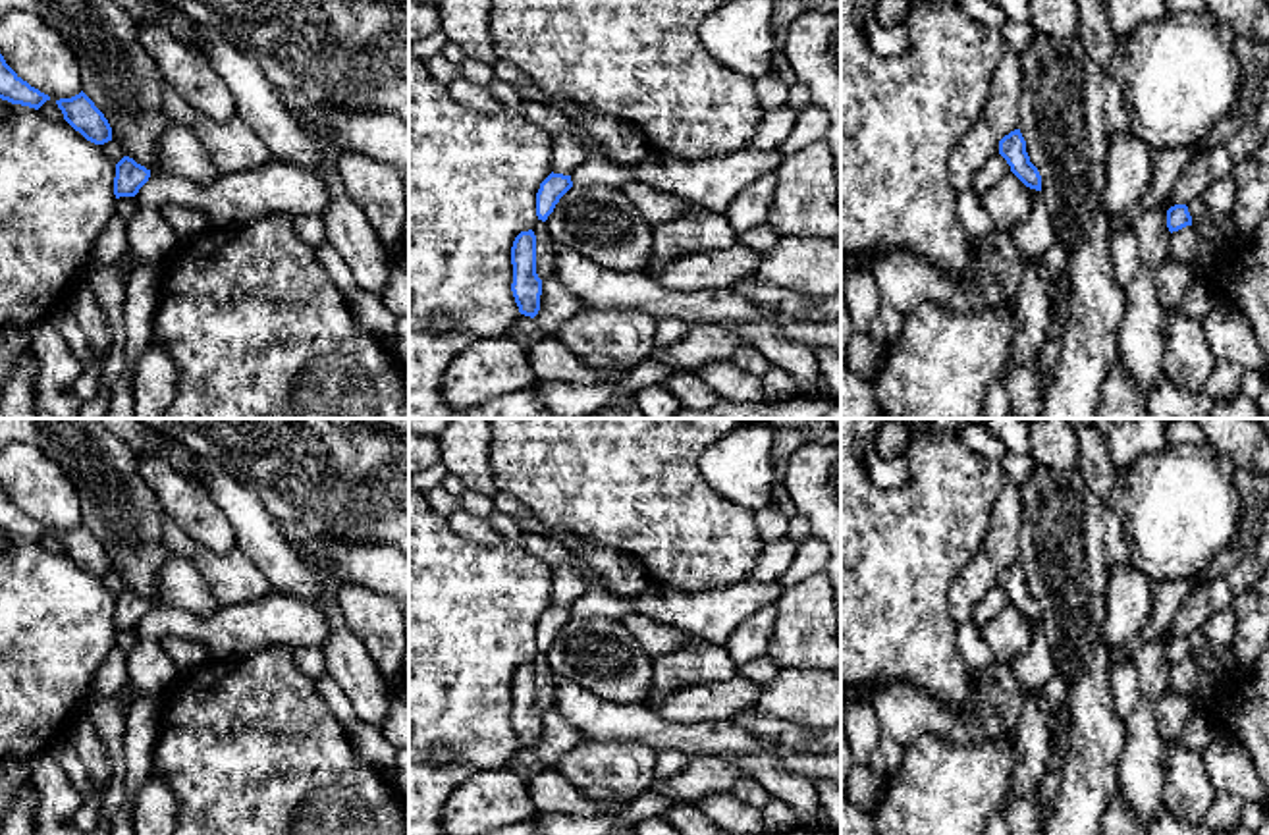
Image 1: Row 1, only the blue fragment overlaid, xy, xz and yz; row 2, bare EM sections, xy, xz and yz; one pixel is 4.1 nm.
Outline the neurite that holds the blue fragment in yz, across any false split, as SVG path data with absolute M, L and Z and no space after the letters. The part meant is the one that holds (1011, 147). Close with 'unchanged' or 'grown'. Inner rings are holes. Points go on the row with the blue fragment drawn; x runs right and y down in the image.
M1020 129L1011 131L999 141L999 154L1011 166L1011 172L1030 189L1041 191L1041 175L1030 162L1026 141Z | unchanged

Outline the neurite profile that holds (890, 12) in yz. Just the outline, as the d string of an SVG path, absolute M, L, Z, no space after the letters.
M879 0L876 4L874 21L881 27L901 25L904 23L910 0Z

